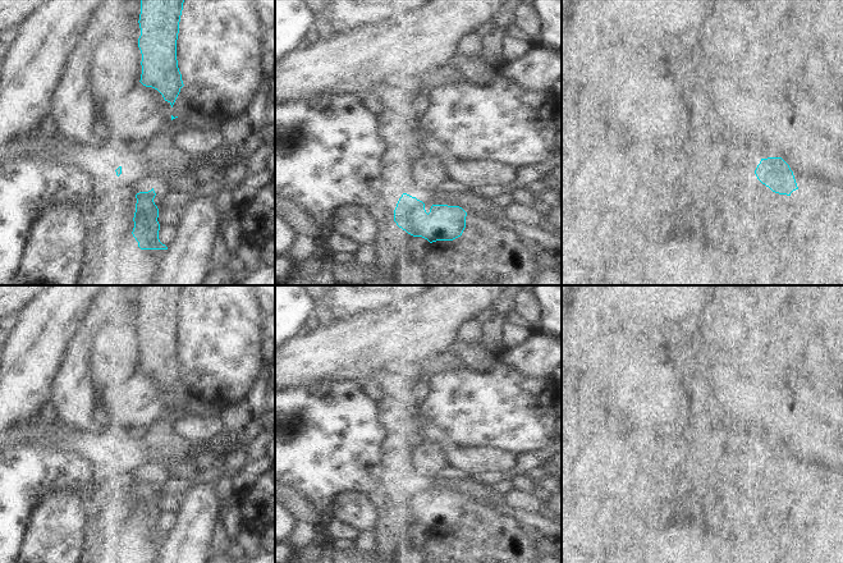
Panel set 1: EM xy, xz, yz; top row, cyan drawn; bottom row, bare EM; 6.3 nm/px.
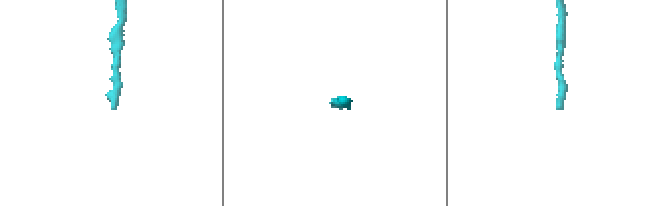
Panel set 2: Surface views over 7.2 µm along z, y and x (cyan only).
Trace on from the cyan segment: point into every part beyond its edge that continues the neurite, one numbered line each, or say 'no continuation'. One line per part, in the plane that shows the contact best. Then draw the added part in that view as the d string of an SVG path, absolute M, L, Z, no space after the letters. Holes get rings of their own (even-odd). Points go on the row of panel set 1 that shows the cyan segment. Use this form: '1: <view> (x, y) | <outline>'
no continuation

